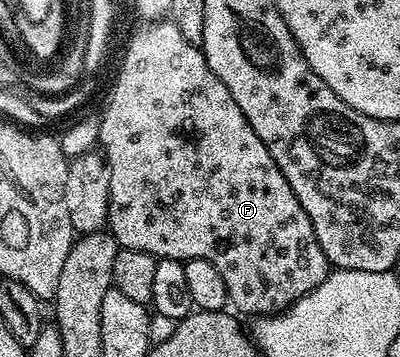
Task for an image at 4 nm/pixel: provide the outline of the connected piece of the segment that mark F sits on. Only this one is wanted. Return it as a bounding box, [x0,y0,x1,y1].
[99,22,331,318]

